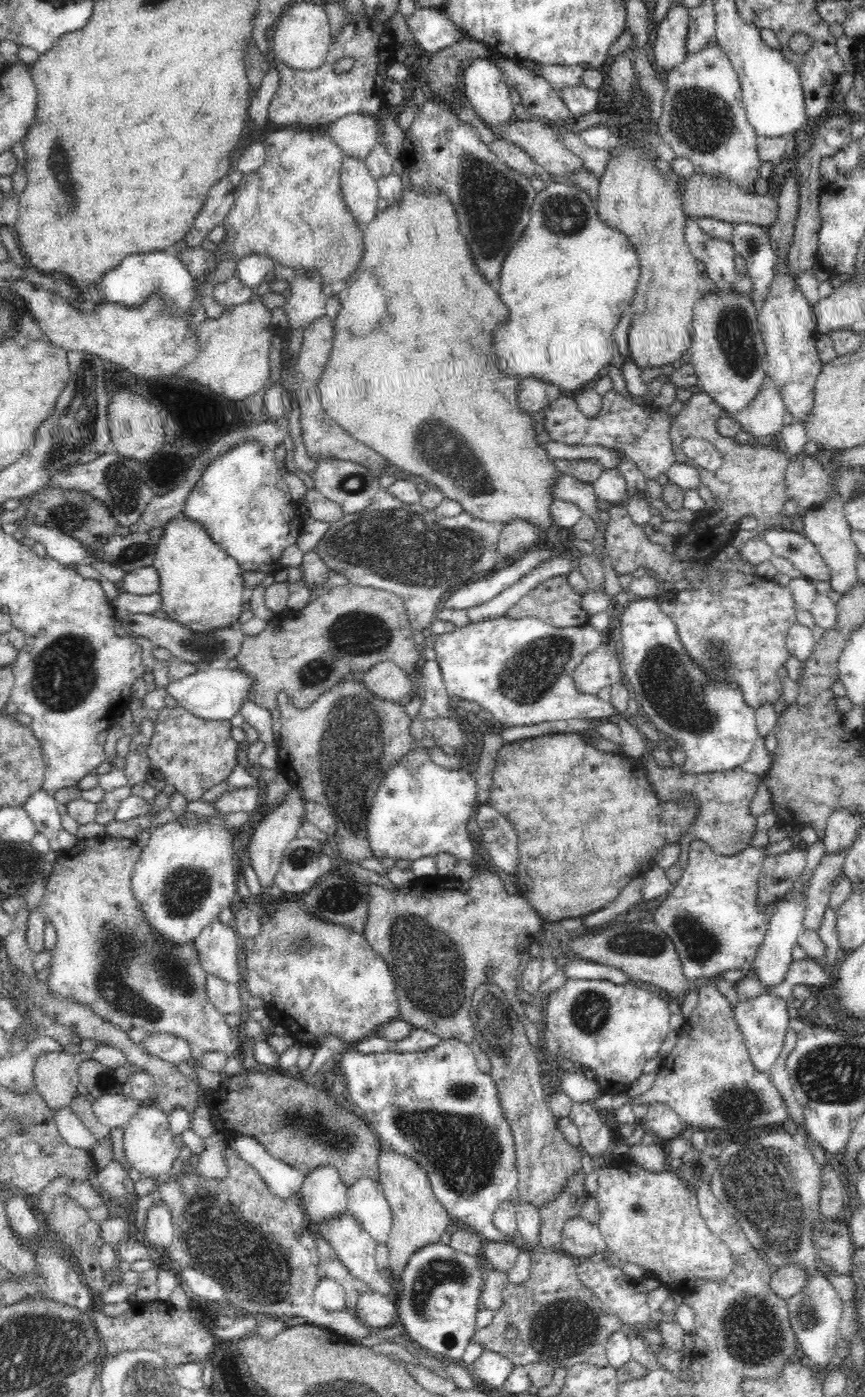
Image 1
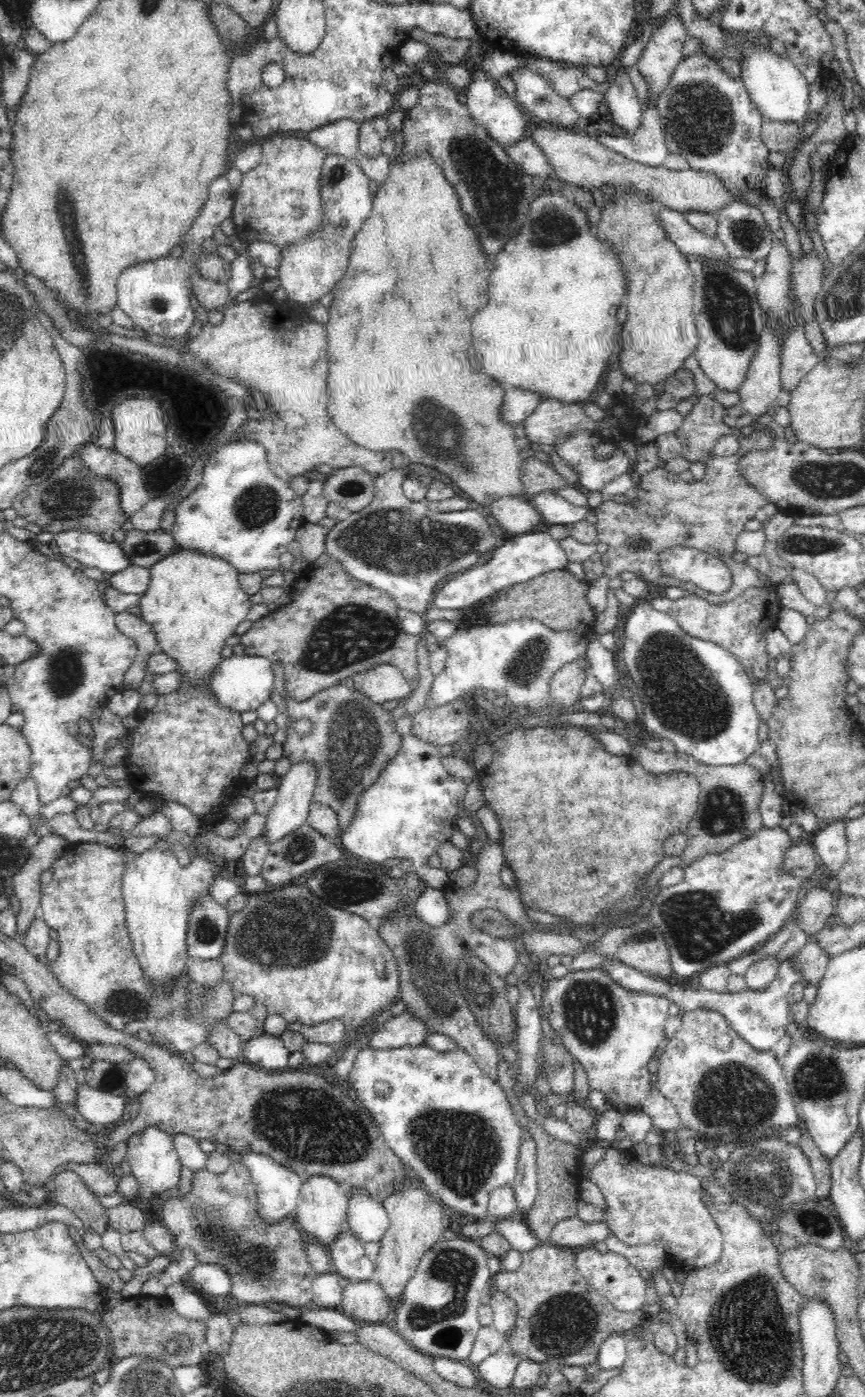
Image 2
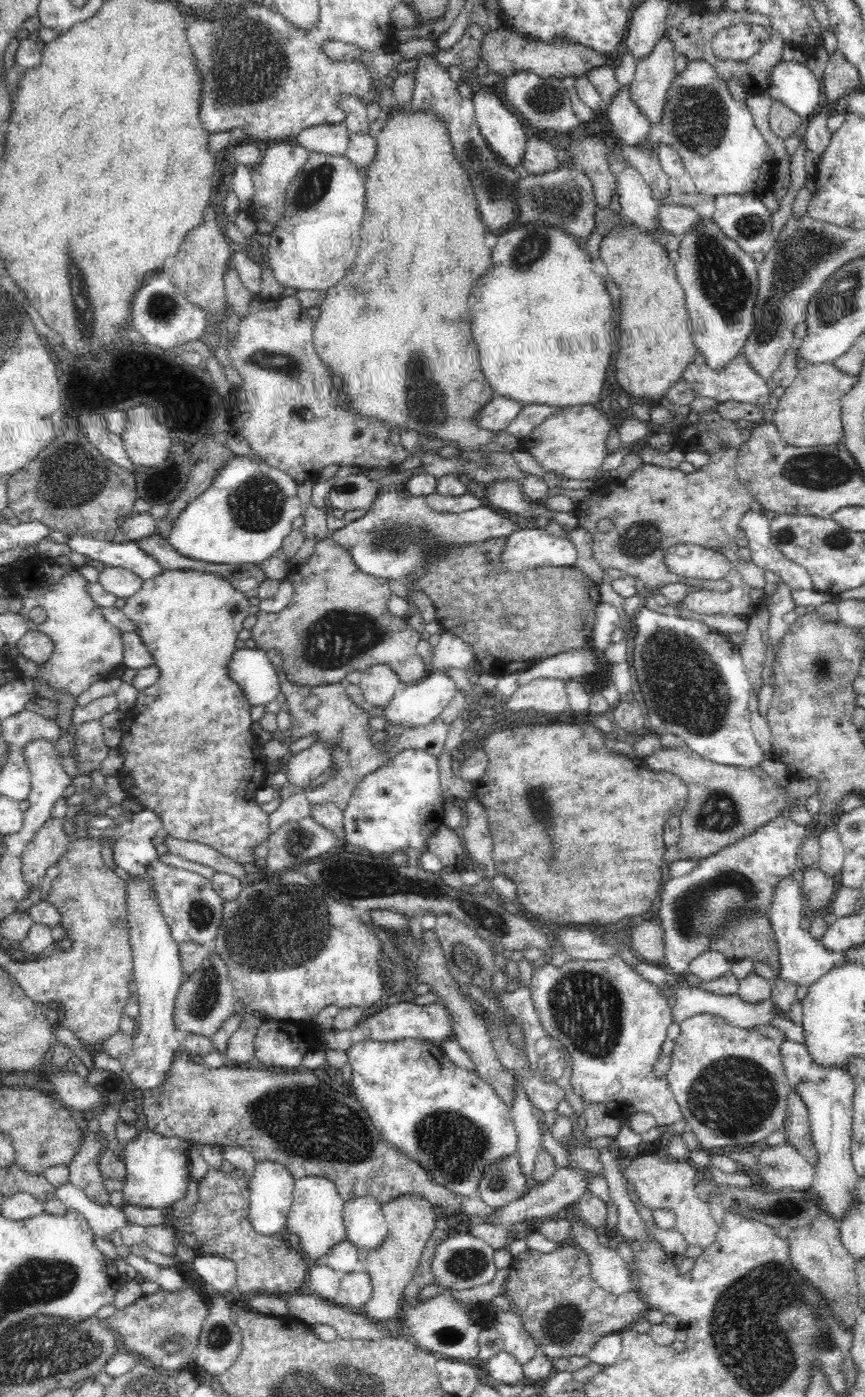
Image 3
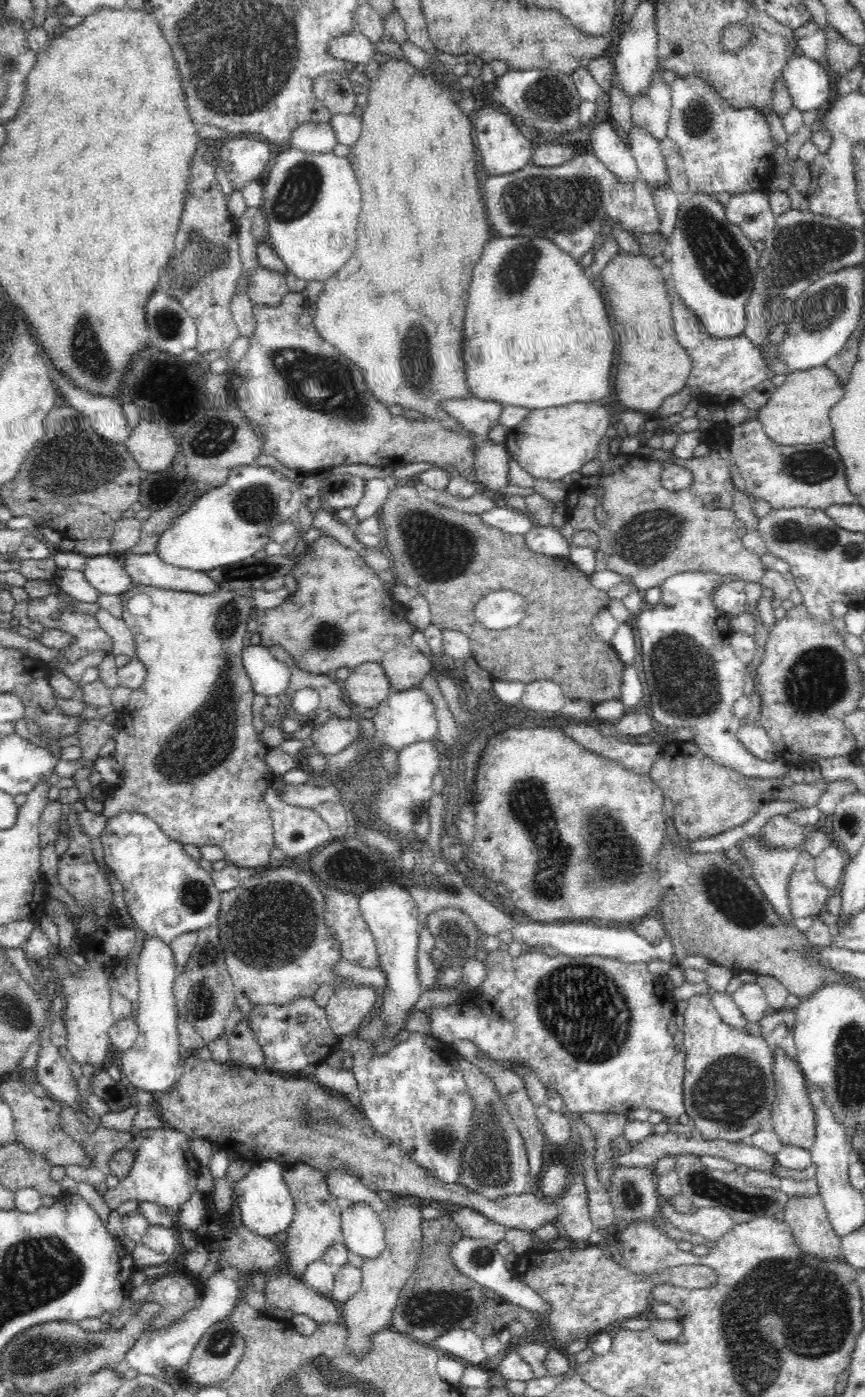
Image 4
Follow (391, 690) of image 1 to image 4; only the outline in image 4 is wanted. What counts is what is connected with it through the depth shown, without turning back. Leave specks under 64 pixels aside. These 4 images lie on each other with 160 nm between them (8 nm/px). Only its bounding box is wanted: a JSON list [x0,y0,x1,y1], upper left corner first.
[341,662,391,710]

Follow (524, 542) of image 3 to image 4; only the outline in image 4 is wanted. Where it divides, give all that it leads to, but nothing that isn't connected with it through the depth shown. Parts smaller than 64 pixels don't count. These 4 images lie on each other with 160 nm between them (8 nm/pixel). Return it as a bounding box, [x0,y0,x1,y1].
[523,525,570,558]

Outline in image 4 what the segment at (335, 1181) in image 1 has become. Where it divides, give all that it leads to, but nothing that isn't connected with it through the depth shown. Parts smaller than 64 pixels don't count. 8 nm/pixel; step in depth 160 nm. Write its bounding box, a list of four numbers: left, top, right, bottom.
[282,1163,342,1277]

